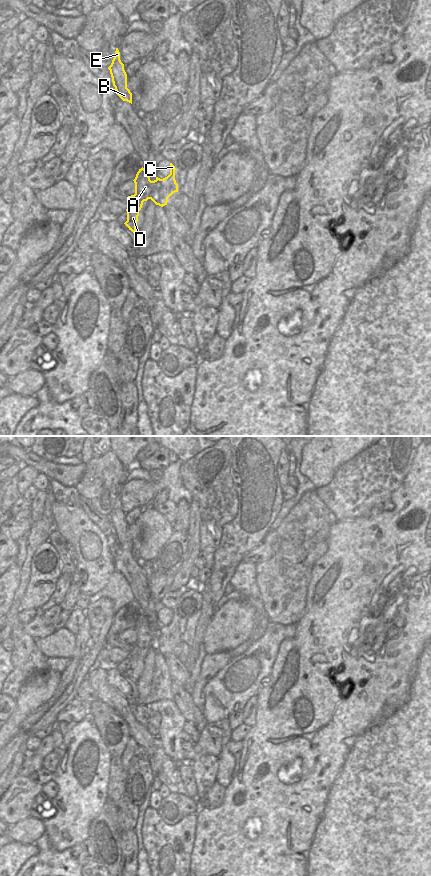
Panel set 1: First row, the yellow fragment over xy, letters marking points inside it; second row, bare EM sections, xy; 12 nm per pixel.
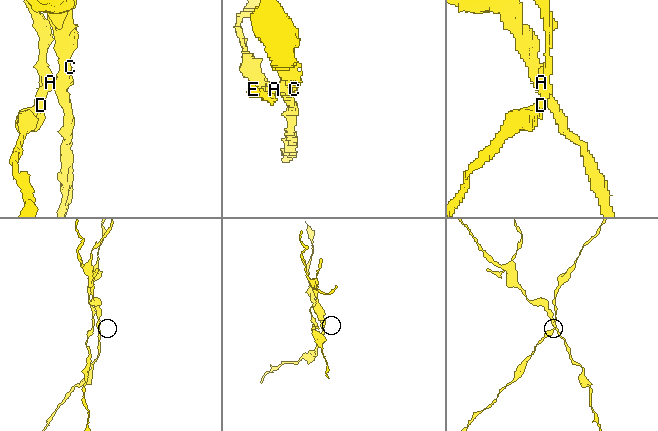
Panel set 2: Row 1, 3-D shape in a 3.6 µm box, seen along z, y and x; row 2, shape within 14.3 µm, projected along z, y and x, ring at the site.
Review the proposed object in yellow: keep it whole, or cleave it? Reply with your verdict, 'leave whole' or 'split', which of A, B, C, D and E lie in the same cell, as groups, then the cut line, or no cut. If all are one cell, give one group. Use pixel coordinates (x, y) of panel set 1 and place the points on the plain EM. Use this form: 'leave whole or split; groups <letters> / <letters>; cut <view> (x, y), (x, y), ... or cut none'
split; groups A B D E / C; cut xy (153, 629), (150, 646)

